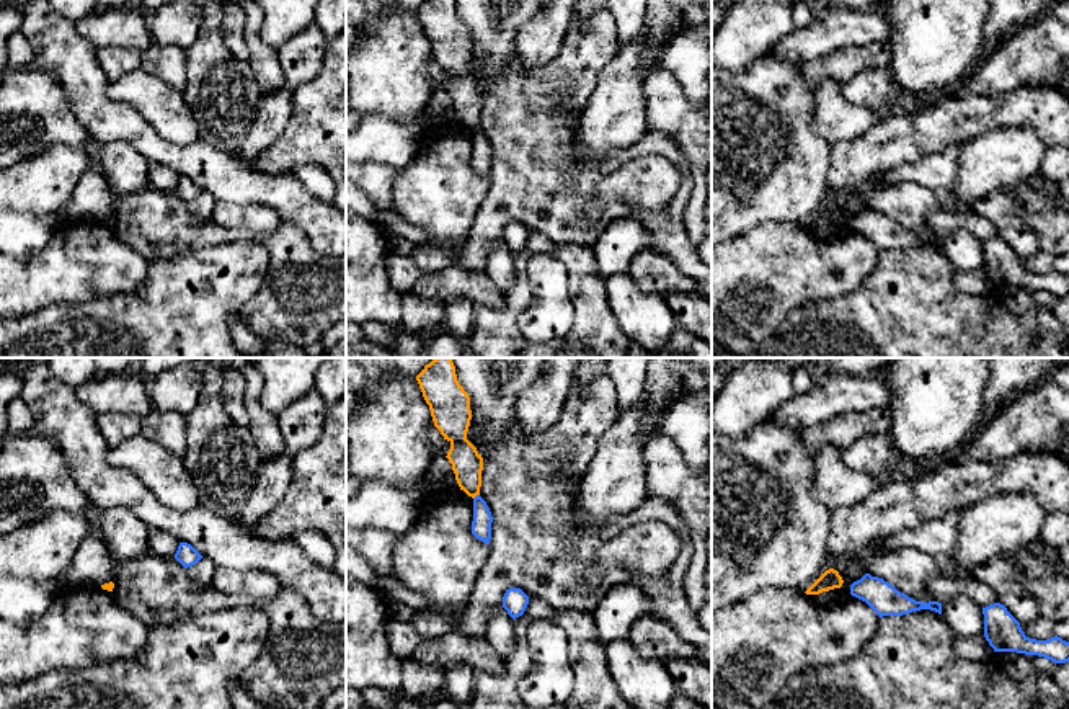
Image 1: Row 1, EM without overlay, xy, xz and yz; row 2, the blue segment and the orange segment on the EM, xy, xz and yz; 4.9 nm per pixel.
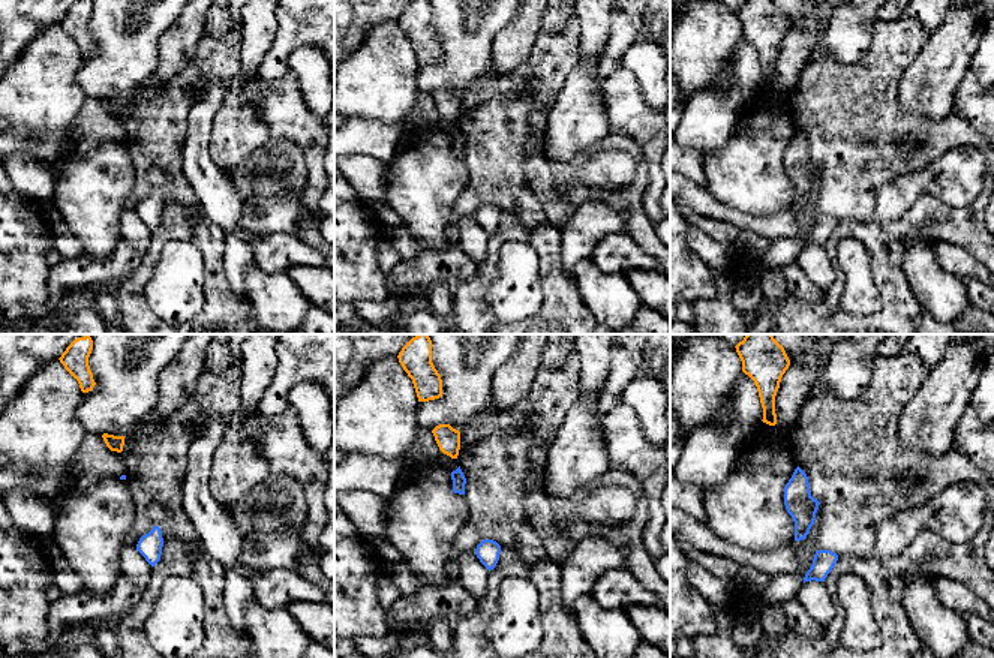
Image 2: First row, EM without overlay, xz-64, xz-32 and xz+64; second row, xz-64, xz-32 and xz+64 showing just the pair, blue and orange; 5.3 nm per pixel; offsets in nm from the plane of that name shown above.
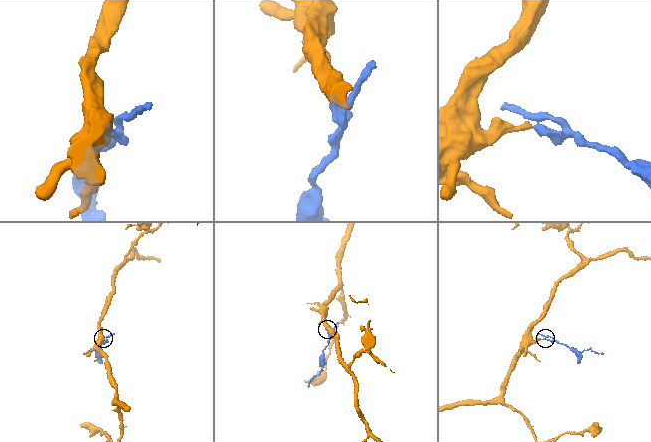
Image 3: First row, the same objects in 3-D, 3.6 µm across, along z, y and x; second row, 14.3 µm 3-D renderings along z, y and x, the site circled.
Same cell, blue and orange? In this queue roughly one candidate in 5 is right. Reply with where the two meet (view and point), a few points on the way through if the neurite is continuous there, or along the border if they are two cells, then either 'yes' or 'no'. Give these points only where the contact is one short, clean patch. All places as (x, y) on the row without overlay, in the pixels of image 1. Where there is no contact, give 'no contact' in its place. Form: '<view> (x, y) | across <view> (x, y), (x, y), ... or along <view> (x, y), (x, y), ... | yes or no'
xz (475, 131) | along xz (479, 128), (474, 133) | no

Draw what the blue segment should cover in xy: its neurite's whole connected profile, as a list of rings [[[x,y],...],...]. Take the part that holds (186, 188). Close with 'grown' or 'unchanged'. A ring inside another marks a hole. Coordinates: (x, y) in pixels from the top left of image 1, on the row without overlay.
[[[180,176],[175,193],[184,201],[197,198],[202,190],[188,176]]]; unchanged

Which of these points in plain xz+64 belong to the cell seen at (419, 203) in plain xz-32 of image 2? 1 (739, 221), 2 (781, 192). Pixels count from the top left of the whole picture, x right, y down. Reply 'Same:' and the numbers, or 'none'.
Same: 2

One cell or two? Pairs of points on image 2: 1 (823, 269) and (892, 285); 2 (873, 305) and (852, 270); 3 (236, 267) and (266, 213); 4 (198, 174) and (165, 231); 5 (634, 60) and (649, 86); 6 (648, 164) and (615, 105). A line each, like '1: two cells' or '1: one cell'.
1: two cells
2: one cell
3: one cell
4: two cells
5: one cell
6: one cell

